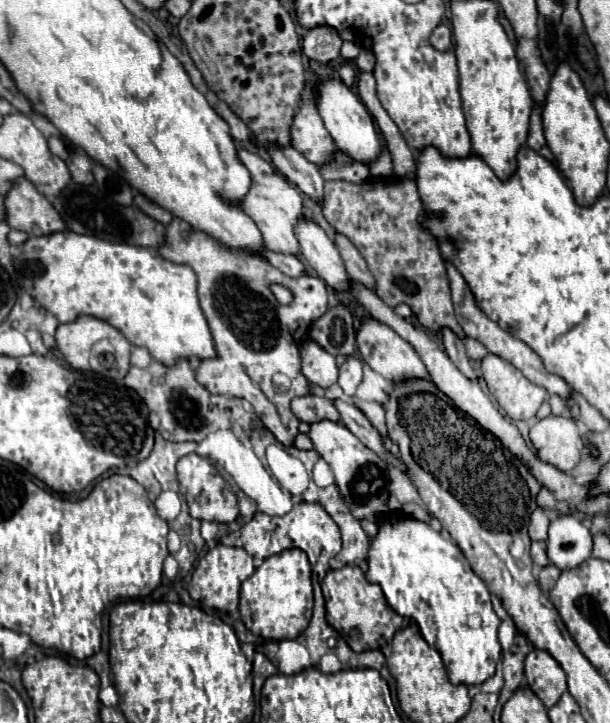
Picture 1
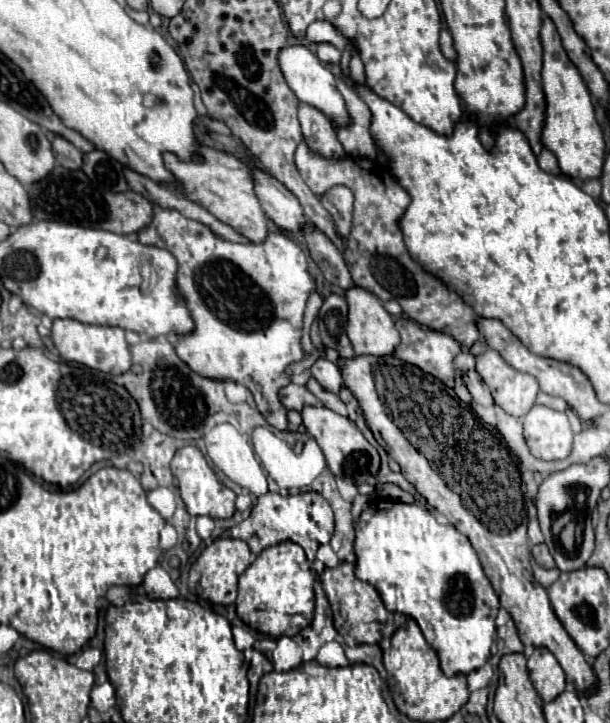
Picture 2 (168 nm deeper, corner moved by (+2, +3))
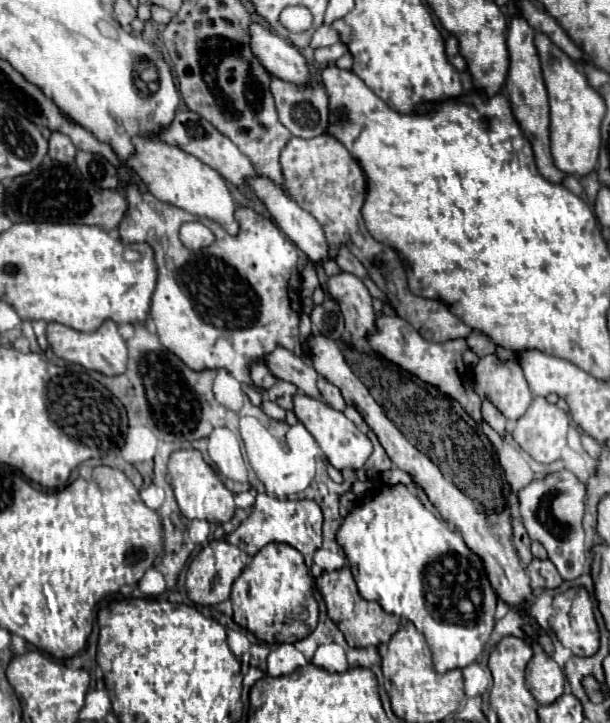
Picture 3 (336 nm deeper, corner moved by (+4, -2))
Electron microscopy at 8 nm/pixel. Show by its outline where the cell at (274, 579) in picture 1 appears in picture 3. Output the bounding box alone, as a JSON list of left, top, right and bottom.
[230,543,318,645]

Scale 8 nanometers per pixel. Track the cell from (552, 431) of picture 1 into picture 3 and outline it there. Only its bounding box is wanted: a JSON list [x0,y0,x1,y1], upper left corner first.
[512,397,570,463]

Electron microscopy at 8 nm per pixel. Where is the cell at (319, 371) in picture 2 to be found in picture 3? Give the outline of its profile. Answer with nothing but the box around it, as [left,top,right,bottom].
[318,377,346,411]

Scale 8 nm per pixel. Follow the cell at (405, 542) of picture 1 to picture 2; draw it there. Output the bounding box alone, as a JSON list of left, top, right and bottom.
[356,500,498,676]

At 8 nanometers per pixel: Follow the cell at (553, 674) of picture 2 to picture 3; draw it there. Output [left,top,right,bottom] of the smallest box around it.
[526,649,564,705]

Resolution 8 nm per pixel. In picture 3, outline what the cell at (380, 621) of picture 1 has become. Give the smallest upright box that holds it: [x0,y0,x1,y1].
[316,567,400,647]

